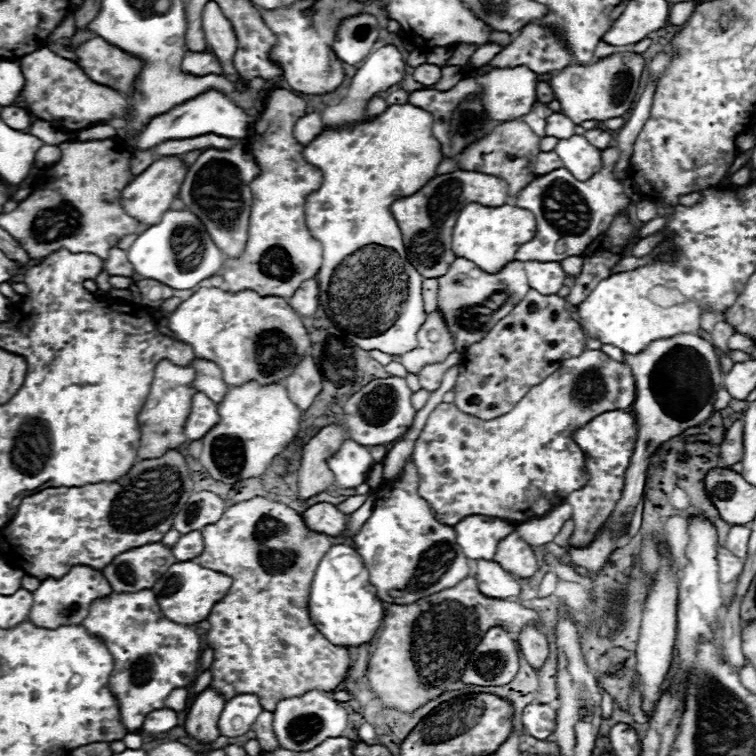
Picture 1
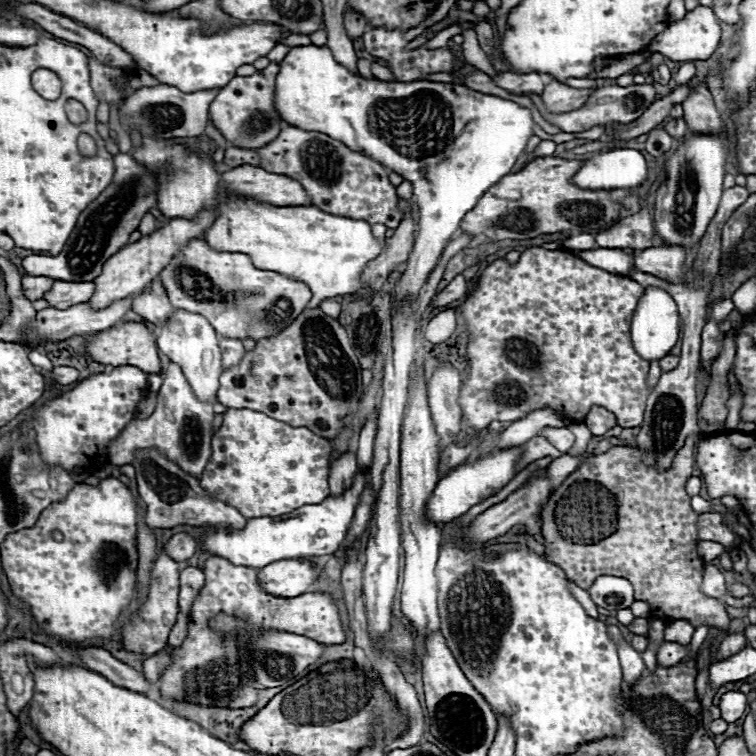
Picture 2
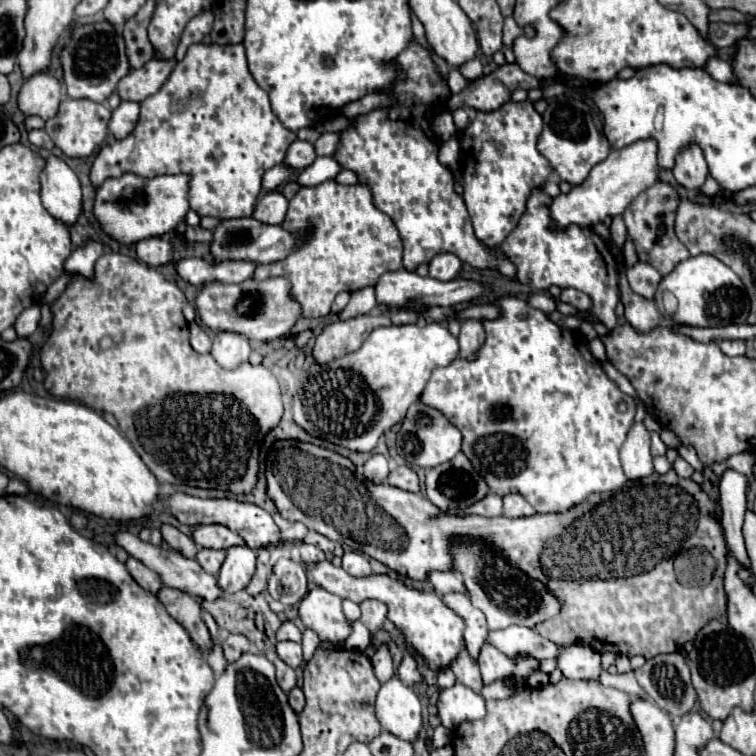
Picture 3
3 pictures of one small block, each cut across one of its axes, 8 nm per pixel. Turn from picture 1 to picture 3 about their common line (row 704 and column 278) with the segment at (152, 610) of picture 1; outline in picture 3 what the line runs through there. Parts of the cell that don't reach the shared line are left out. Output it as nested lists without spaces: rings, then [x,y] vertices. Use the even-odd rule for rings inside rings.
[[[194,44],[188,48],[182,62],[176,62],[162,88],[140,104],[140,120],[132,134],[124,140],[106,144],[90,172],[94,186],[106,178],[118,178],[124,172],[134,172],[144,178],[160,174],[190,174],[190,206],[200,216],[216,218],[246,218],[252,216],[256,198],[260,194],[260,180],[266,170],[280,164],[296,134],[282,126],[270,108],[268,94],[256,84],[248,70],[246,52],[242,44]]]

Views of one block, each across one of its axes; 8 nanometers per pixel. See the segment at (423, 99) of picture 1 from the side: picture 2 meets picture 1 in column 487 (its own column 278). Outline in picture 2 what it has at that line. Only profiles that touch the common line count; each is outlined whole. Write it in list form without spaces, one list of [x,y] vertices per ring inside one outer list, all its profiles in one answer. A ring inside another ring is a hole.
[[[270,64],[252,76],[234,76],[210,104],[210,120],[226,142],[238,148],[258,150],[270,144],[284,126],[288,126],[274,108],[274,78],[278,74],[278,64]]]

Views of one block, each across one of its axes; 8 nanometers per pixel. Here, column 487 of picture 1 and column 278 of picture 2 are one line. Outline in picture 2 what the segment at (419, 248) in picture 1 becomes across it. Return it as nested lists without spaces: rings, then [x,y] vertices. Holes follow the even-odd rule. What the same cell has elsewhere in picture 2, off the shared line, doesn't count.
[[[242,164],[224,172],[222,186],[236,194],[252,196],[274,206],[312,206],[306,190],[296,180],[250,164]]]

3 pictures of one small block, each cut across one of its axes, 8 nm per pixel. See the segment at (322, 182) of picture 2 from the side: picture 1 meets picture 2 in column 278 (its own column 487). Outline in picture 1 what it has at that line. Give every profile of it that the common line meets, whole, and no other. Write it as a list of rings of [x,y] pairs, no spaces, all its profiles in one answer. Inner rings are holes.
[[[522,120],[504,122],[504,124],[494,126],[490,134],[482,136],[480,140],[476,140],[468,148],[464,148],[456,156],[456,162],[458,162],[460,170],[482,172],[482,174],[492,174],[492,176],[502,178],[508,186],[508,196],[516,198],[520,194],[520,190],[526,188],[536,178],[534,164],[536,164],[536,156],[540,154],[540,140],[542,138],[536,136],[526,122],[522,122]]]

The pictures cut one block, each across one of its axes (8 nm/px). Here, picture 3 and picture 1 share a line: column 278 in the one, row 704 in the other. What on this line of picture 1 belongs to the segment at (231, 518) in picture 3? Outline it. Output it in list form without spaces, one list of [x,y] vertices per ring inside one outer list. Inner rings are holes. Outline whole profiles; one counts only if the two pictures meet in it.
[[[528,704],[522,712],[522,726],[526,734],[546,740],[556,726],[556,712],[548,704]]]

